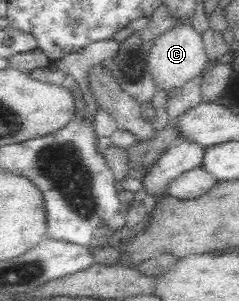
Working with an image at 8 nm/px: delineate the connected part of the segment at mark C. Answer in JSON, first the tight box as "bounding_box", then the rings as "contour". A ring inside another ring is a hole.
{"bounding_box":[147,21,208,91],"contour":[[[178,21],[174,27],[152,39],[147,50],[149,71],[156,87],[163,91],[183,86],[189,78],[201,72],[208,61],[202,36],[193,29],[191,23],[185,21]]]}

